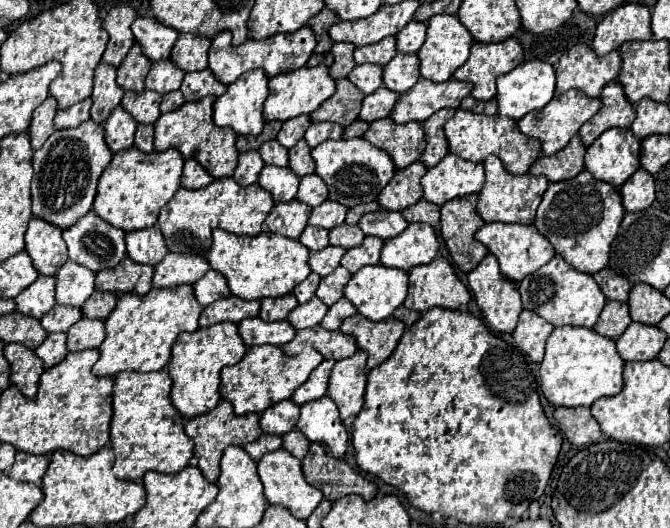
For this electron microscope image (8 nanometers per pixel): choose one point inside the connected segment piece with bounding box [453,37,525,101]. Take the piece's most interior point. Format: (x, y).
(487, 61)

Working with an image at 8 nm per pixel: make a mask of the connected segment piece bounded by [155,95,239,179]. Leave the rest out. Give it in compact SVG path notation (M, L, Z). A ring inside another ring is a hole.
M207 95L205 99L185 103L177 111L161 113L161 117L155 123L155 151L165 151L169 147L179 149L179 153L185 159L199 161L215 179L219 177L231 177L237 167L239 151L235 147L235 131L229 127L217 127L213 123L213 101L215 95Z

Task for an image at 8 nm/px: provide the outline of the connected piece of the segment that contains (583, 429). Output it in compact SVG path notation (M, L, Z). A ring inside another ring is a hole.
M557 407L555 421L561 433L577 447L595 443L601 437L601 427L589 407Z

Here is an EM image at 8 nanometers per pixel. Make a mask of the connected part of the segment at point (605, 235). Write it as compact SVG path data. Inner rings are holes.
M581 171L575 179L549 183L535 215L535 227L551 241L555 251L563 255L567 263L593 275L609 263L609 249L621 225L623 213L621 193L613 185L595 179L589 171Z

